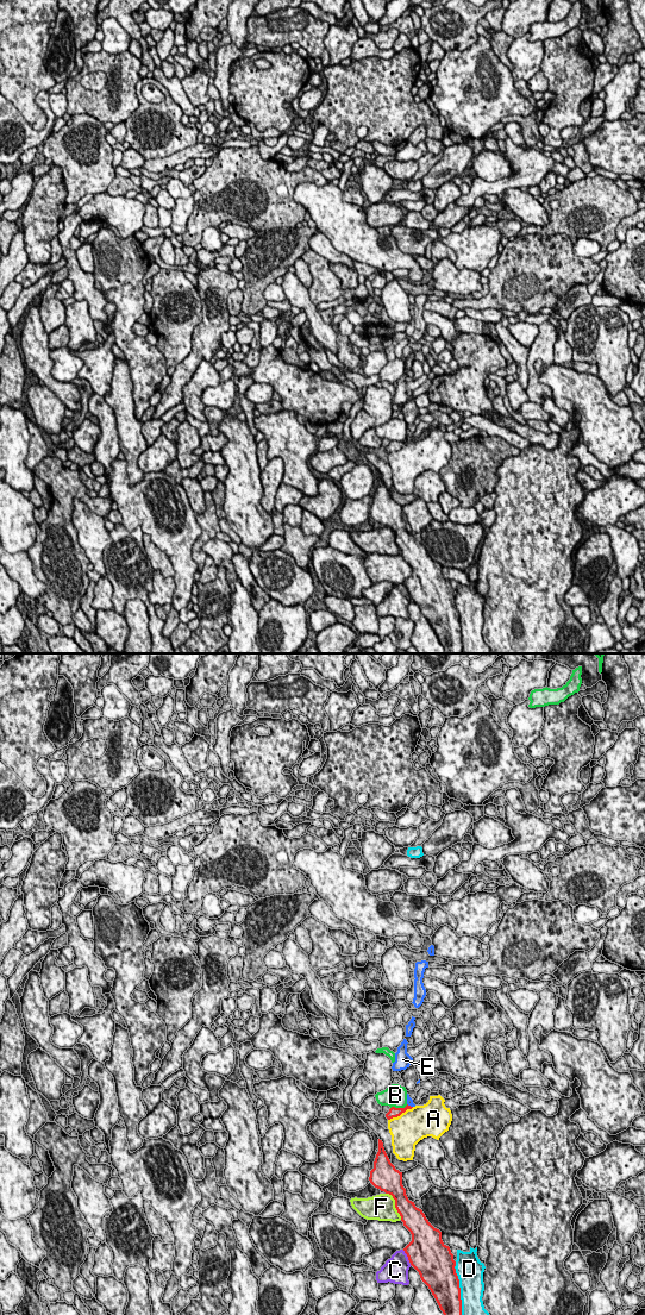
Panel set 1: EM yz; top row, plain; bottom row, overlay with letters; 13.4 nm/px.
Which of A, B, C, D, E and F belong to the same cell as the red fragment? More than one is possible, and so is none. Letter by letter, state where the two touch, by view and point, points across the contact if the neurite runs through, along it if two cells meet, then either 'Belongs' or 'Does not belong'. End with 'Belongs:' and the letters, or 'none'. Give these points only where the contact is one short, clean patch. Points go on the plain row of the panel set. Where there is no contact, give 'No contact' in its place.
A: Touches red at yz (400, 448). Does not belong
B: Touches red at yz (399, 442). Does not belong
C: Touches red at yz (407, 589). Does not belong
D: Touches red at yz (459, 624). Does not belong
E: Touches red at yz (409, 439). Boundary: yz (407, 437), (412, 440). Does not belong
F: Touches red at yz (395, 538). Does not belong
Belongs: none

